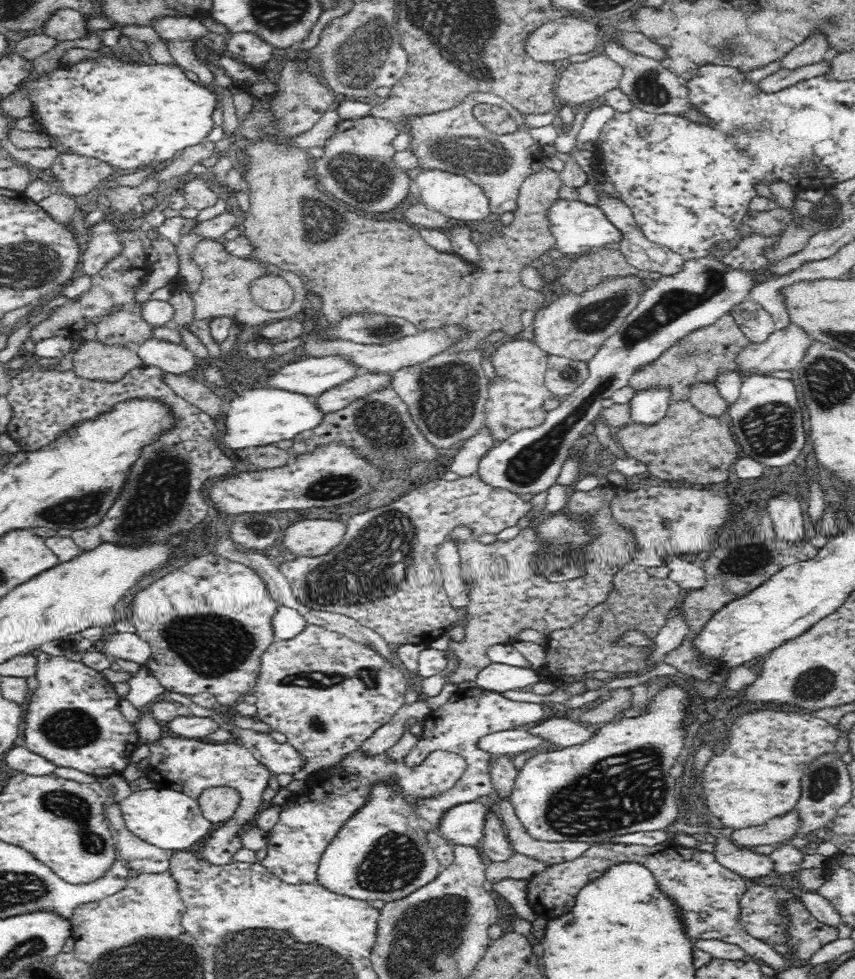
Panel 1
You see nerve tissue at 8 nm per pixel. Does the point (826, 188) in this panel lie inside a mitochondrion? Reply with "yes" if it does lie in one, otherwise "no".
no

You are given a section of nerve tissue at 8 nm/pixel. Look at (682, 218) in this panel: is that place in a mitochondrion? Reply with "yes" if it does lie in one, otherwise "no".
no

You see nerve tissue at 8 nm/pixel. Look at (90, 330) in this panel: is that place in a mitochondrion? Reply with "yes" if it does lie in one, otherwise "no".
no

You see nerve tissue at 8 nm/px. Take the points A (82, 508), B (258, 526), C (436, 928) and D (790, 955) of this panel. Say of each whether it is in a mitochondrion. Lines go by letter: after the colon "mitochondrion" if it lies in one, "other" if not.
A: mitochondrion
B: mitochondrion
C: mitochondrion
D: other

